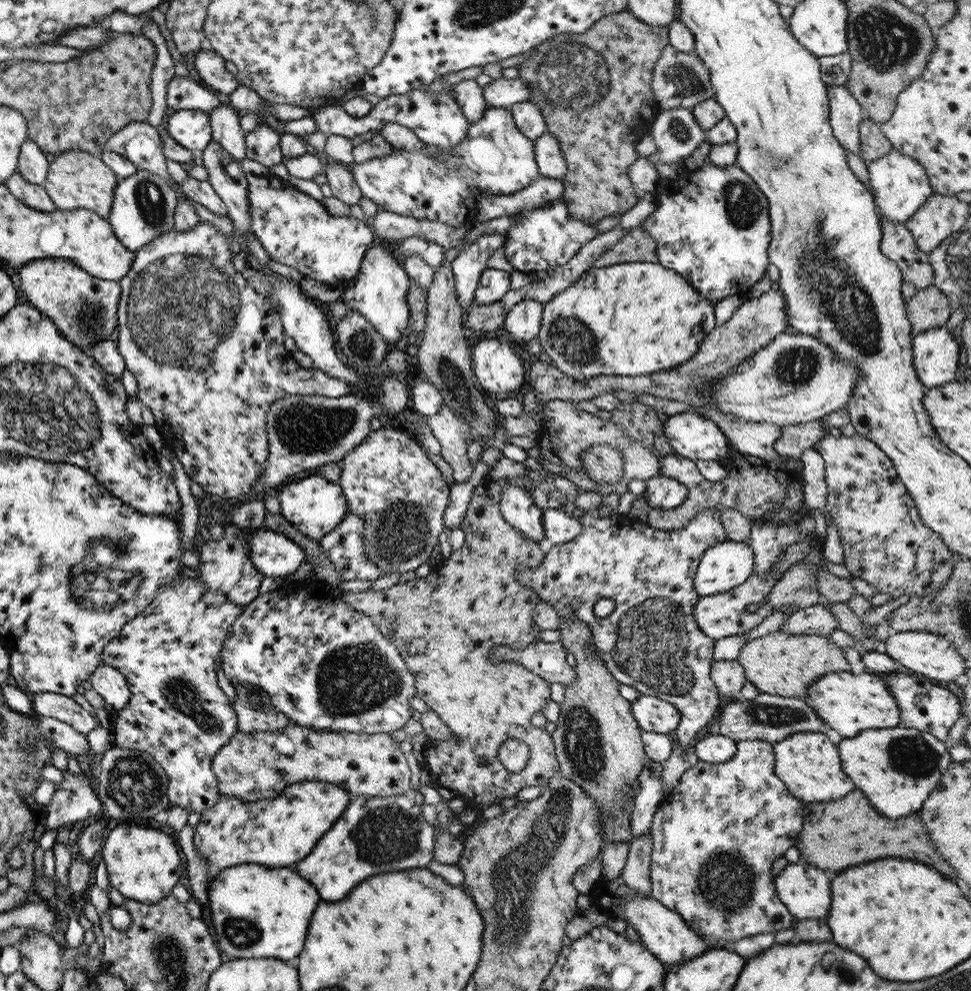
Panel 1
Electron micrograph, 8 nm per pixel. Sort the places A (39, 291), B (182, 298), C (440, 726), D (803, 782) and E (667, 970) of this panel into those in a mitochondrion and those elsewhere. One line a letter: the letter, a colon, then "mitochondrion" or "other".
A: other
B: mitochondrion
C: other
D: other
E: other

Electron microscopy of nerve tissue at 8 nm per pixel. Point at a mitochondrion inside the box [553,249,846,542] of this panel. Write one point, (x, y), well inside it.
(795, 366)

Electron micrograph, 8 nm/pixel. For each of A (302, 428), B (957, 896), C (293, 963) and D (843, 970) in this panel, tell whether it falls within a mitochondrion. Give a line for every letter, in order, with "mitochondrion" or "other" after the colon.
A: mitochondrion
B: other
C: other
D: mitochondrion

